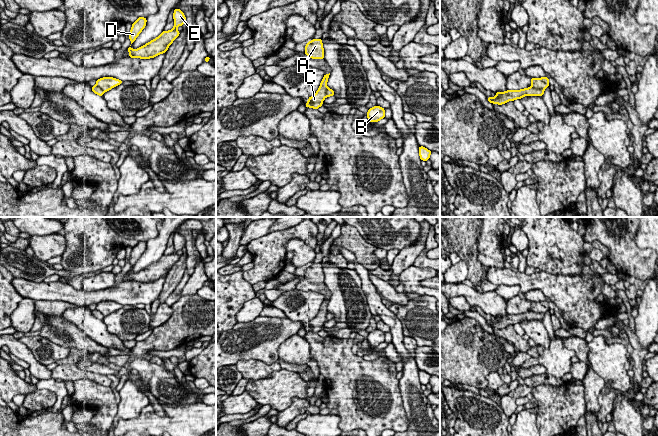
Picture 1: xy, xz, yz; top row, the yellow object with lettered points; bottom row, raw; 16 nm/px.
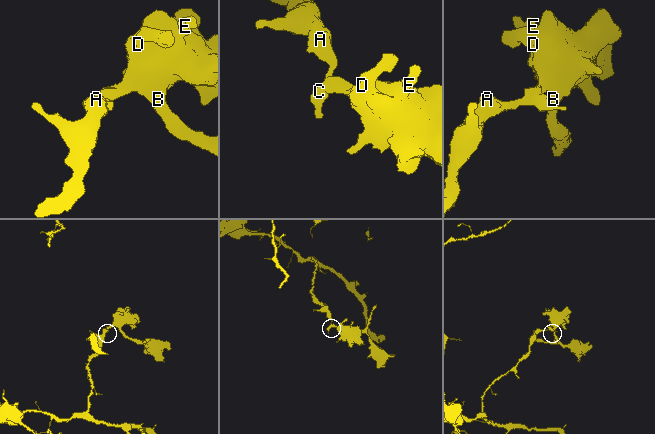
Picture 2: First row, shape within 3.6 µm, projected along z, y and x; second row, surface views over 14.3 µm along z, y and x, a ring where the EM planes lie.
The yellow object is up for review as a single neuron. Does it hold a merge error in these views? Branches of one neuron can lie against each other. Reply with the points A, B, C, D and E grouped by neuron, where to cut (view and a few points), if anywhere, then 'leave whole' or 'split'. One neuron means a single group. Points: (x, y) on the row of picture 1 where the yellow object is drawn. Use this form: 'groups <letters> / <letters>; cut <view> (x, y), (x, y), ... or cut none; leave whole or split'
groups A C / B D E; cut yz (531, 87), (544, 89); split

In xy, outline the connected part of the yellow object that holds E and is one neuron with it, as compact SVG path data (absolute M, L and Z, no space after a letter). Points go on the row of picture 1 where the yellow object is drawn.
M178 8L174 9L173 18L174 27L172 30L163 31L157 38L139 47L138 49L134 50L129 46L127 48L130 54L128 57L149 59L154 58L159 54L166 53L168 47L180 35L177 27L182 26L186 22L184 13Z

